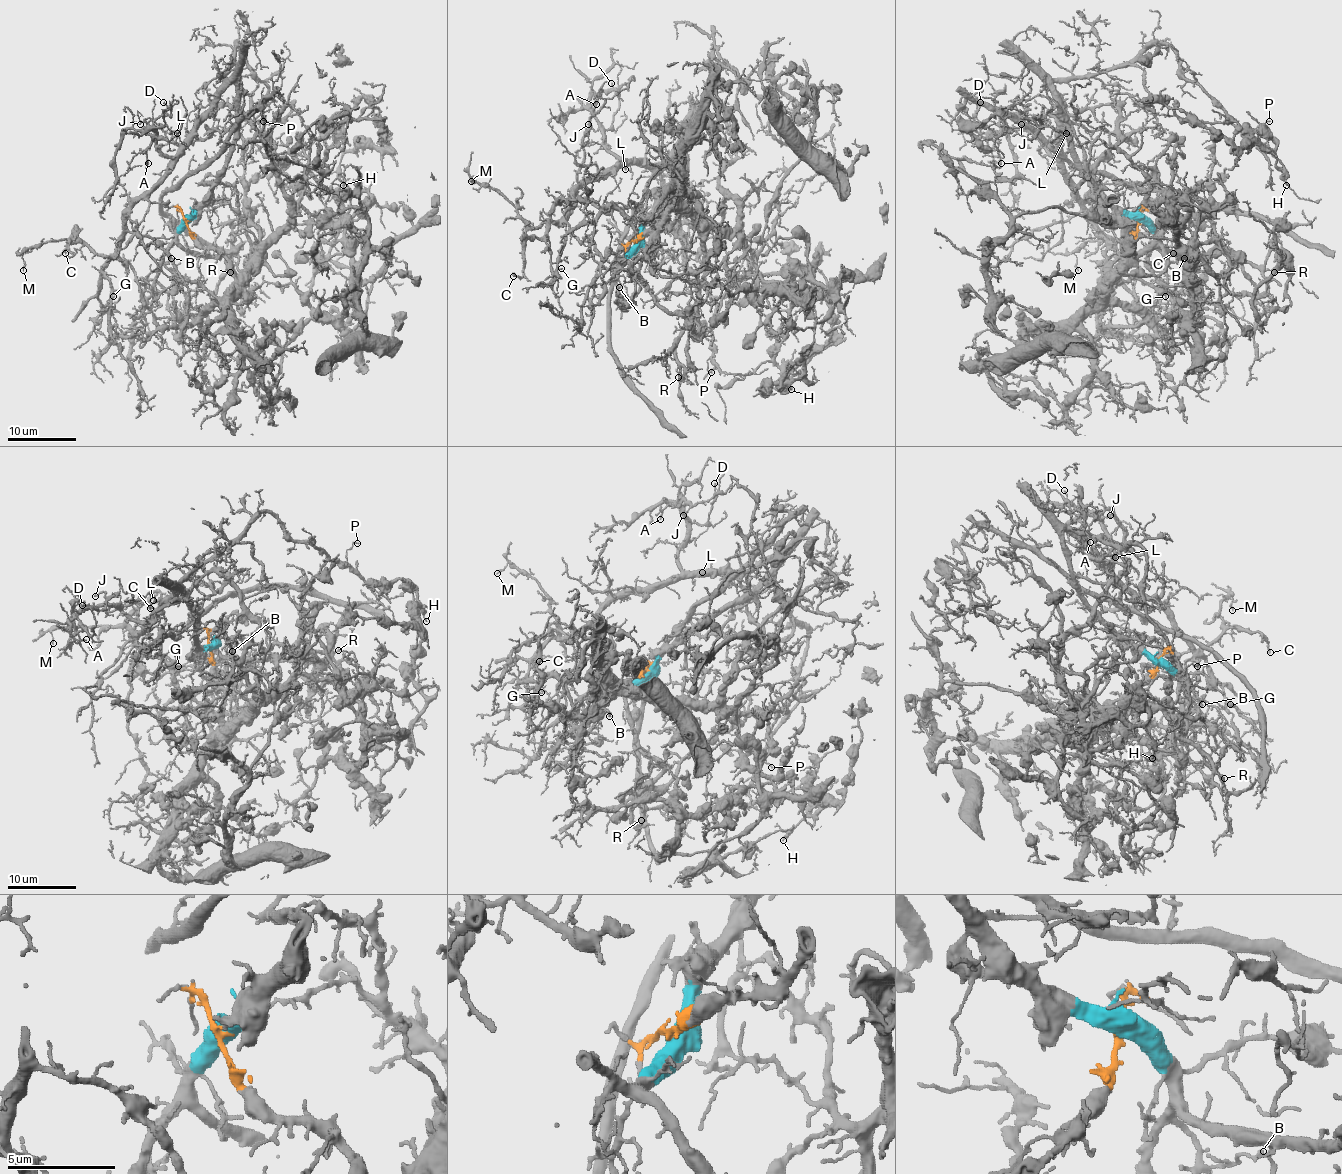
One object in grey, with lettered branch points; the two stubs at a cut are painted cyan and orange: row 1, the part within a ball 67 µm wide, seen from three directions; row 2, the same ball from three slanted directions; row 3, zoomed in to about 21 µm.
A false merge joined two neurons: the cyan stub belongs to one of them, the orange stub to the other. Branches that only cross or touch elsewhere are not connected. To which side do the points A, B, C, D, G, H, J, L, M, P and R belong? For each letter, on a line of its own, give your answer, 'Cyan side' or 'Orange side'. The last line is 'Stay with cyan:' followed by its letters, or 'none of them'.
A: Cyan side
B: Cyan side
C: Cyan side
D: Cyan side
G: Cyan side
H: Cyan side
J: Cyan side
L: Cyan side
M: Cyan side
P: Cyan side
R: Cyan side
Stay with cyan: A, B, C, D, G, H, J, L, M, P, R

